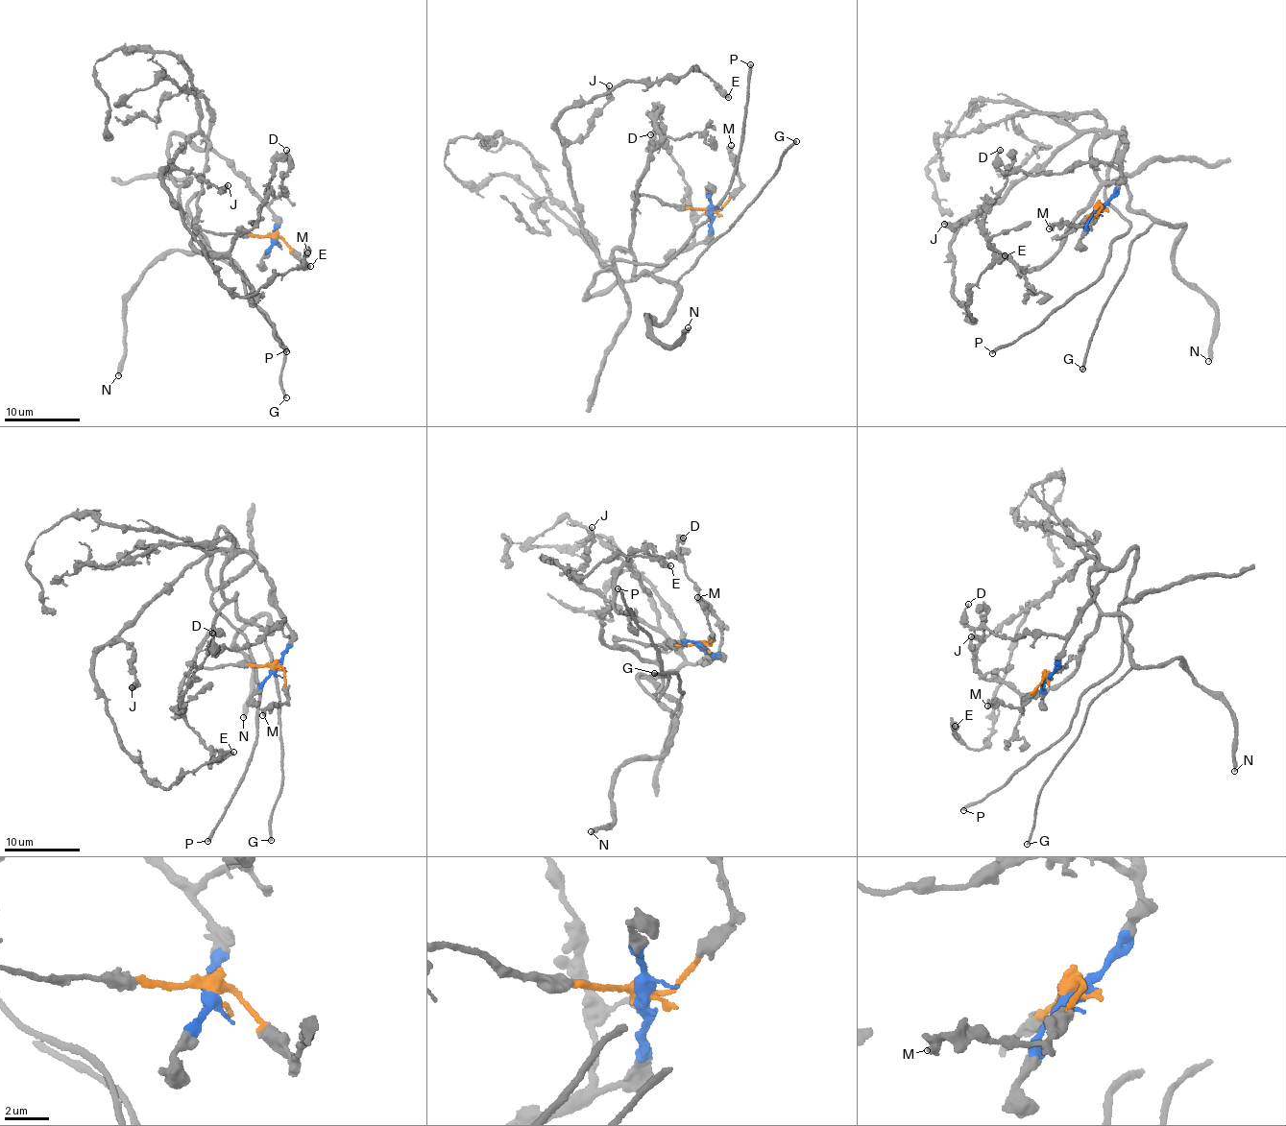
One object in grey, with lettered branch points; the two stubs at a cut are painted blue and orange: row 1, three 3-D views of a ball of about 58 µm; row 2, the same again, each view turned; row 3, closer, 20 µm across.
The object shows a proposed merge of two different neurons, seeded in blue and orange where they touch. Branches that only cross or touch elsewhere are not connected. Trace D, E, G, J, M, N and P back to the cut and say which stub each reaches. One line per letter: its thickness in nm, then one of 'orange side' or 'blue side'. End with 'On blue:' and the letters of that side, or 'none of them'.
D: 200 nm thick; blue side
E: 440 nm thick; blue side
G: 220 nm thick; orange side
J: 400 nm thick; blue side
M: 440 nm thick; orange side
N: 340 nm thick; orange side
P: 280 nm thick; blue side
On blue: D, E, J, P

